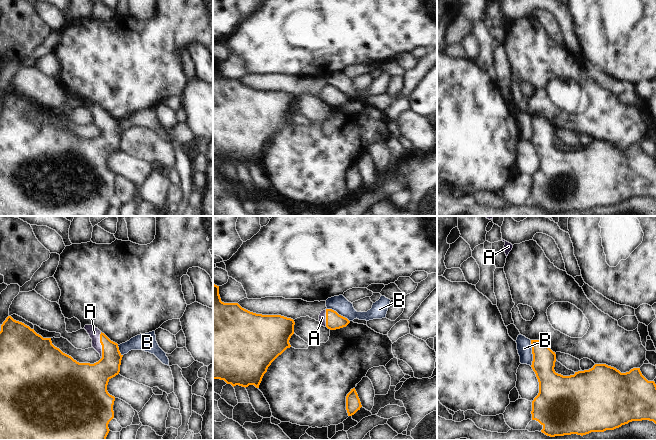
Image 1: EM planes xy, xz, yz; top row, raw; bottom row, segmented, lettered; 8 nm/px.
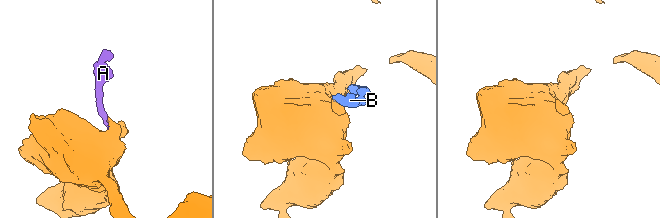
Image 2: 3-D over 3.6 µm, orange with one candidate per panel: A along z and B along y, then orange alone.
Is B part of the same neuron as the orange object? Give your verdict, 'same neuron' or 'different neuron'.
different neuron

